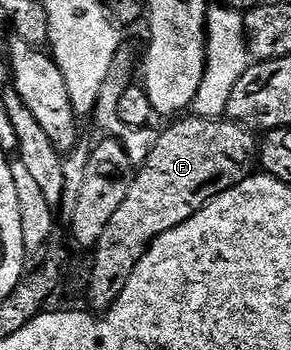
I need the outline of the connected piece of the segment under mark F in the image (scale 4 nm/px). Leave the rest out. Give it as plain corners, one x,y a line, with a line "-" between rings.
183,116
168,126
171,127
160,133
153,152
149,153
149,158
136,169
135,179
131,181
131,187
121,203
121,208
117,208
113,220
109,220
101,240
93,248
95,263
91,266
91,284
87,288
87,298
91,301
92,311
110,310
111,305
121,296
121,292
125,292
125,284
129,284
129,276
133,276
141,256
147,254
148,248
162,234
185,224
185,220
204,210
217,196
229,192
229,188
237,188
237,184
252,177
259,166
260,139
256,131
242,126
239,122
232,122
223,116
218,118

